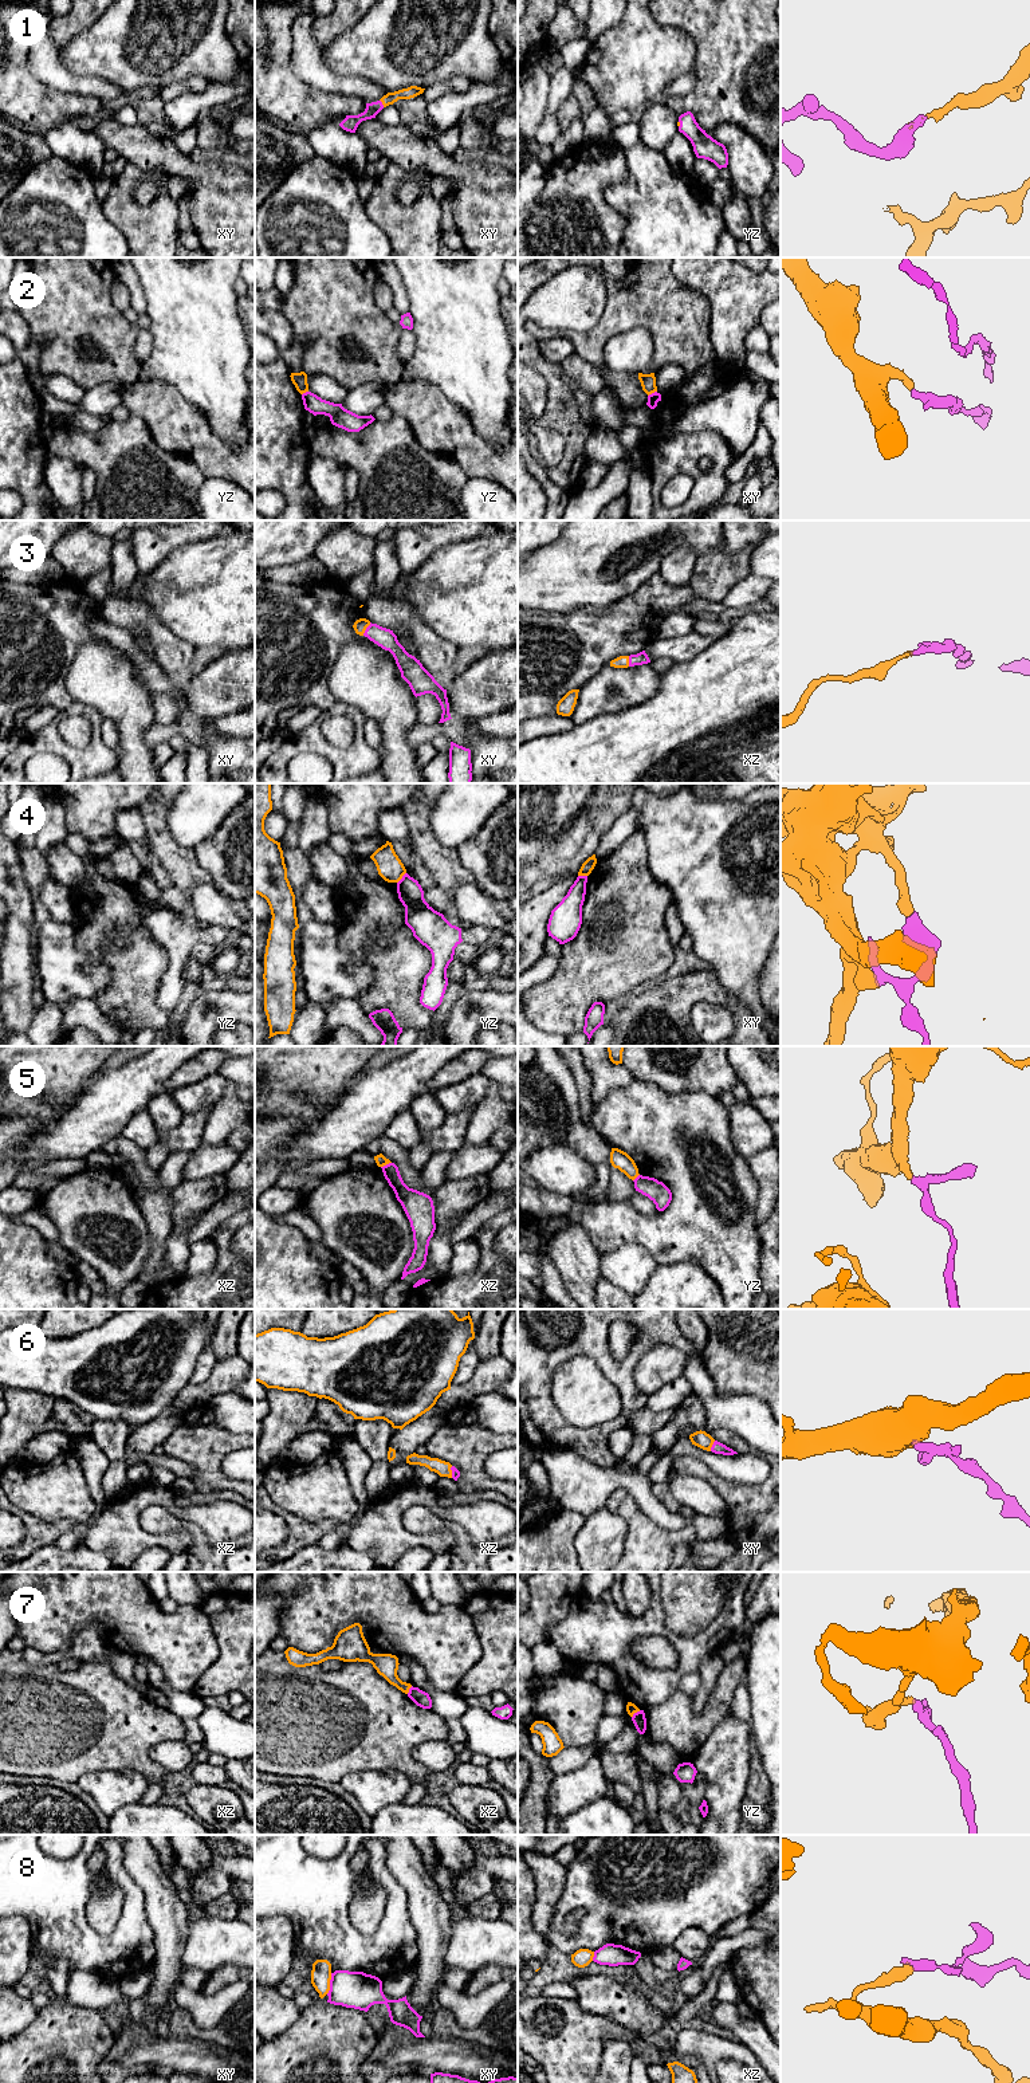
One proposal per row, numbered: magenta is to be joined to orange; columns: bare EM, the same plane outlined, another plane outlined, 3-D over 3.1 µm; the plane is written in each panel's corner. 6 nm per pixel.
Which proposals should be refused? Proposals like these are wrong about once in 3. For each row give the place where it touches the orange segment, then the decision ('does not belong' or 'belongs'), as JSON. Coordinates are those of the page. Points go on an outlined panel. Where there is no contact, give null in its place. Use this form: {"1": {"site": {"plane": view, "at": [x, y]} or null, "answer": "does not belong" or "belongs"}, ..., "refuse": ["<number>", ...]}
{"1": {"site": {"plane": "xy", "at": [382, 103]}, "answer": "belongs"}, "2": {"site": {"plane": "xy", "at": [652, 392]}, "answer": "does not belong"}, "3": {"site": {"plane": "xy", "at": [365, 629]}, "answer": "belongs"}, "4": {"site": {"plane": "yz", "at": [401, 877]}, "answer": "does not belong"}, "5": {"site": {"plane": "xz", "at": [385, 1164]}, "answer": "does not belong"}, "6": {"site": {"plane": "xy", "at": [711, 1446]}, "answer": "belongs"}, "7": {"site": {"plane": "yz", "at": [635, 1712]}, "answer": "does not belong"}, "8": {"site": {"plane": "xy", "at": [329, 1984]}, "answer": "does not belong"}, "refuse": ["2", "4", "5", "7", "8"]}

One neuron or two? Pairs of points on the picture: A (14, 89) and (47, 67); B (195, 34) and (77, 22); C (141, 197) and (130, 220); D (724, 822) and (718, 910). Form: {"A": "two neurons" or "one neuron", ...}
{"A": "two neurons", "B": "two neurons", "C": "two neurons", "D": "one neuron"}

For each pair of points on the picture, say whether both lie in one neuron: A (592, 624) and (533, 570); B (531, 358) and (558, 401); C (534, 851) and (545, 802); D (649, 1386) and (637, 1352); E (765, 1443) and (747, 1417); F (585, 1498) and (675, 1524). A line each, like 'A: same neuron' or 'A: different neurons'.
A: different neurons
B: same neuron
C: same neuron
D: different neurons
E: same neuron
F: same neuron

